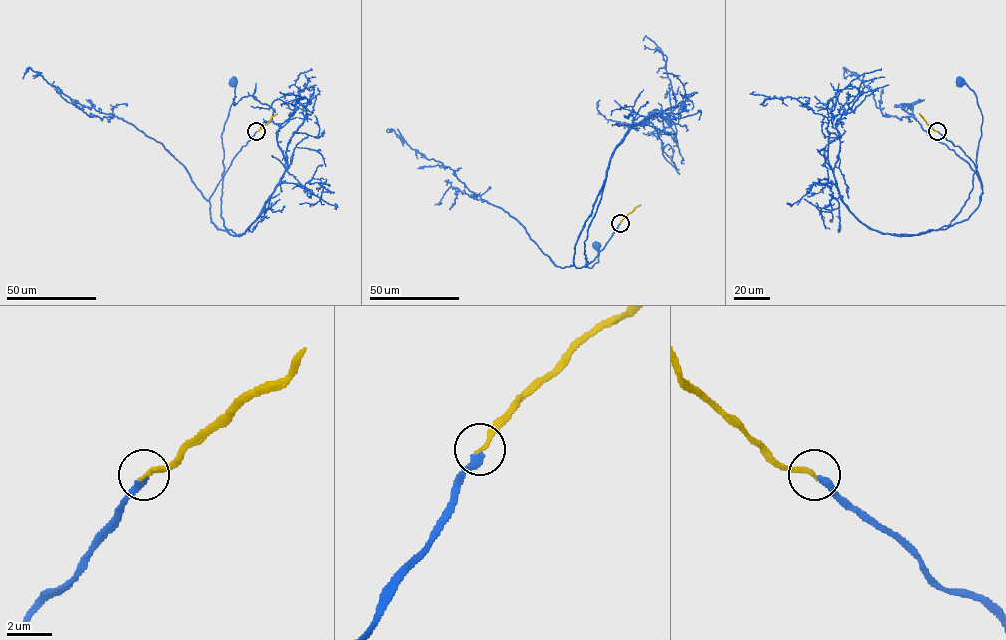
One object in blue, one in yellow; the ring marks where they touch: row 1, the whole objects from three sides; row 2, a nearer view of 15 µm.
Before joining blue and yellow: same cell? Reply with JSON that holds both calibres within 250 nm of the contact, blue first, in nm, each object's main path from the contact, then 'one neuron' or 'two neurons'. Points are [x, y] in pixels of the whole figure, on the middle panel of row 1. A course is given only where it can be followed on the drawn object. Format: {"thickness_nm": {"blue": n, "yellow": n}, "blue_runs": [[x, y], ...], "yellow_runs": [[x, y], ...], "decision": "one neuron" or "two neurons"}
{"thickness_nm": {"blue": 320, "yellow": 200}, "blue_runs": [[620, 223], [595, 259], [572, 265], [605, 178], [584, 242], [585, 266], [598, 261], [595, 246]], "yellow_runs": [[620, 223], [641, 205]], "decision": "one neuron"}

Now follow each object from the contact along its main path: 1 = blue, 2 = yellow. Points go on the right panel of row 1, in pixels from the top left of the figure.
1: (937, 131), (973, 163), (980, 203), (946, 228), (896, 236), (948, 225), (968, 197), (982, 114), (961, 81)
2: (937, 131), (919, 113)

